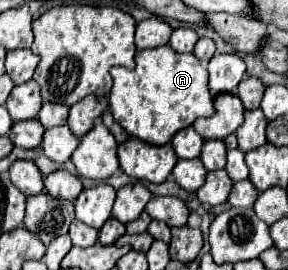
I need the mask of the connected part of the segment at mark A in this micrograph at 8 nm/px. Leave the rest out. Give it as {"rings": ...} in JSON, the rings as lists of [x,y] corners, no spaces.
{"rings":[[[161,46],[139,50],[135,62],[137,66],[133,70],[121,66],[111,70],[113,88],[109,94],[113,118],[129,136],[163,146],[175,132],[191,126],[197,118],[213,116],[213,98],[207,88],[209,72],[193,54],[177,54],[175,50],[169,50],[169,46]]]}

